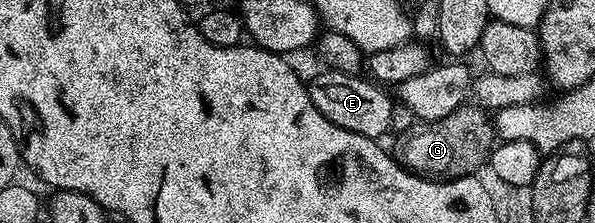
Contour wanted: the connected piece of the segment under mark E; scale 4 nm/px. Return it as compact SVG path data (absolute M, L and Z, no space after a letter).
M326 69L323 75L316 76L312 81L309 80L308 86L316 109L320 109L320 113L324 113L324 117L328 117L332 125L340 125L340 129L360 133L369 139L381 140L382 134L394 123L395 100L391 96L390 100L385 95L387 92L369 78Z

